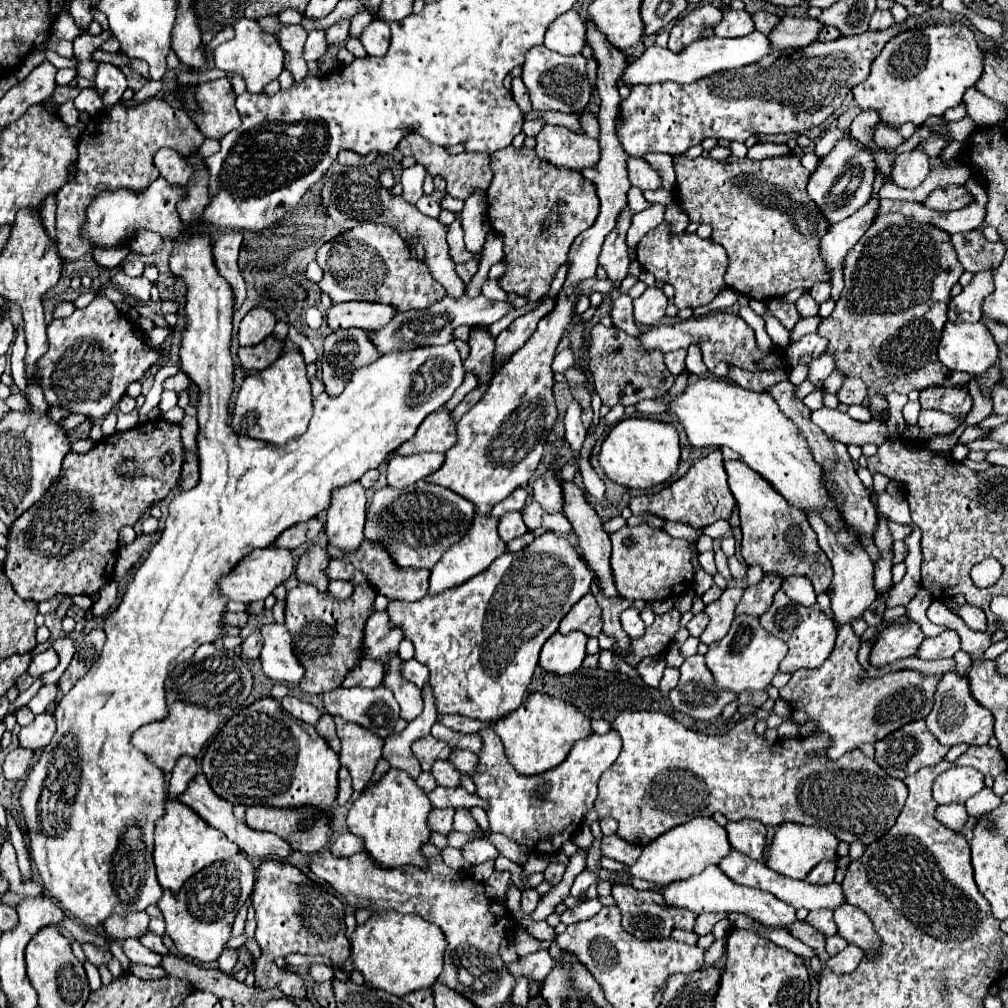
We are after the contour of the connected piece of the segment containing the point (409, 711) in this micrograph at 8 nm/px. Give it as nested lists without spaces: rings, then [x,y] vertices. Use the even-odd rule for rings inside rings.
[[[399,656],[391,658],[391,662],[387,666],[389,666],[389,672],[387,672],[383,684],[395,694],[395,698],[401,706],[401,718],[411,722],[423,710],[421,690],[413,682],[405,682],[405,678],[401,678],[401,672],[399,672],[401,670],[401,658]]]

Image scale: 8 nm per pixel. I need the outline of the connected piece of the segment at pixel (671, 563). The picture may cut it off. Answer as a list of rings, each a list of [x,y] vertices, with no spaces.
[[[647,524],[639,526],[625,526],[611,534],[611,572],[613,572],[613,582],[619,590],[619,594],[627,600],[645,600],[645,602],[657,602],[657,600],[671,600],[683,594],[693,586],[693,566],[691,566],[691,546],[687,540],[677,540],[671,538],[663,530],[653,530]]]

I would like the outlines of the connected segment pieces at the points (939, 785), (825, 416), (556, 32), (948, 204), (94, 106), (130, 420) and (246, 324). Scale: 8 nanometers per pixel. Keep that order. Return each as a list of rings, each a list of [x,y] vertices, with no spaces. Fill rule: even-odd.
[[[949,768],[933,782],[933,798],[937,804],[963,804],[983,788],[983,774],[975,768]]]
[[[825,406],[811,412],[811,420],[825,432],[827,438],[843,444],[863,446],[867,442],[873,442],[879,446],[889,438],[885,422],[871,420],[869,424],[861,424],[853,420],[849,414],[843,414],[839,410],[831,410]]]
[[[569,10],[551,22],[545,34],[545,46],[563,56],[581,54],[585,46],[585,30],[585,20],[575,10]]]
[[[947,186],[947,188],[935,188],[923,204],[931,210],[949,212],[949,210],[961,210],[971,202],[973,196],[965,186]]]
[[[89,88],[87,90],[81,90],[81,94],[73,100],[73,104],[75,104],[75,108],[79,112],[87,112],[89,116],[93,116],[93,114],[97,114],[97,112],[103,110],[101,98],[97,96],[95,90],[89,90]]]
[[[136,407],[133,412],[123,415],[123,413],[117,413],[117,432],[125,432],[134,428],[138,425],[138,416],[139,416],[140,407]]]
[[[253,308],[247,312],[247,316],[241,320],[237,340],[241,346],[255,346],[263,342],[267,336],[271,336],[275,328],[275,316],[267,308]]]

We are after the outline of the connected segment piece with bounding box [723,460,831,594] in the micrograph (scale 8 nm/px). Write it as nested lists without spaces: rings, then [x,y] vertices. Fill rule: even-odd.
[[[723,460],[729,490],[735,496],[739,518],[741,518],[741,556],[745,564],[759,564],[763,572],[775,572],[783,578],[805,576],[811,580],[817,594],[827,592],[831,584],[831,562],[817,546],[815,530],[809,526],[805,514],[799,514],[793,506],[787,506],[755,470],[739,460]]]

